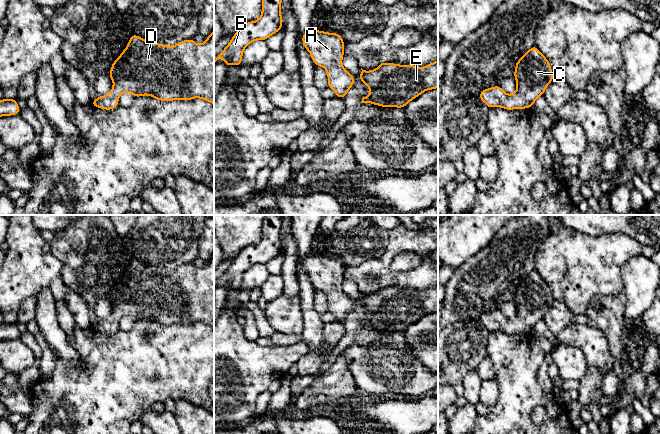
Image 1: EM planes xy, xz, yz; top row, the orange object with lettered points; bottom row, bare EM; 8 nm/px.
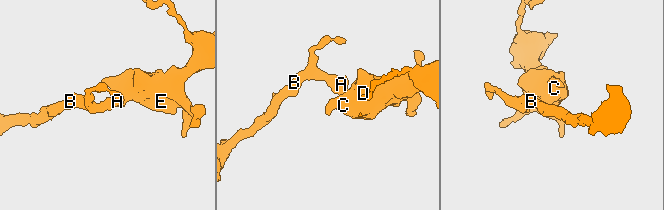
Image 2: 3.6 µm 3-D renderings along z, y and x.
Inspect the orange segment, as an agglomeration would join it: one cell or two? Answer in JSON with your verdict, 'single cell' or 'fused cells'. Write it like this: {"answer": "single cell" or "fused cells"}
{"answer": "single cell"}

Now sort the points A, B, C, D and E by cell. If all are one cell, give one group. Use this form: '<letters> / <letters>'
A B C D E

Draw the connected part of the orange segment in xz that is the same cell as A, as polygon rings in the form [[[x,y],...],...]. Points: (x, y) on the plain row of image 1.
[[[310,252],[302,259],[302,267],[311,278],[311,283],[316,290],[326,293],[328,300],[328,312],[332,313],[338,322],[345,322],[355,306],[355,302],[342,290],[344,280],[344,264],[338,257],[328,257]]]

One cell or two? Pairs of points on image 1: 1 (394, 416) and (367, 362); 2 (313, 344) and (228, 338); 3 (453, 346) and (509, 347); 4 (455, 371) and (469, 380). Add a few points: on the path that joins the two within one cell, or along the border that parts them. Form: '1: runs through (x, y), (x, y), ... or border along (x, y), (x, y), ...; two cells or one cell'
1: border along (382, 397), (409, 398); two cells
2: border along (301, 340), (310, 349); two cells
3: border along (488, 332), (486, 355); two cells
4: border along (475, 369), (471, 370), (463, 378), (462, 395); two cells

